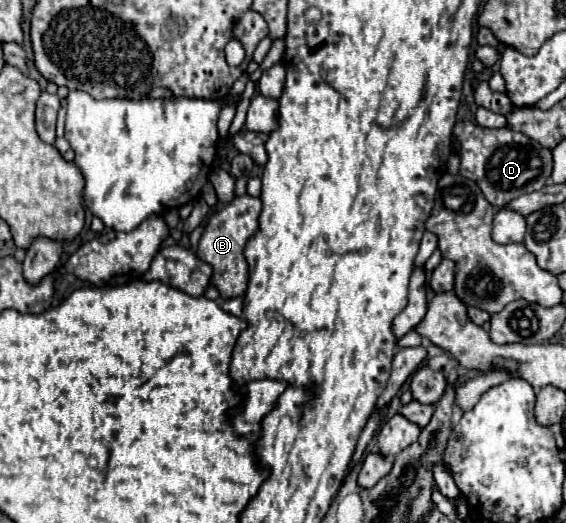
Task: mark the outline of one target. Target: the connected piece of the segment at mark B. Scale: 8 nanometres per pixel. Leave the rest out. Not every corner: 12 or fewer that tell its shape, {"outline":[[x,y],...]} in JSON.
{"outline":[[243,195],[209,215],[197,257],[223,299],[241,297],[245,243],[261,199]]}

